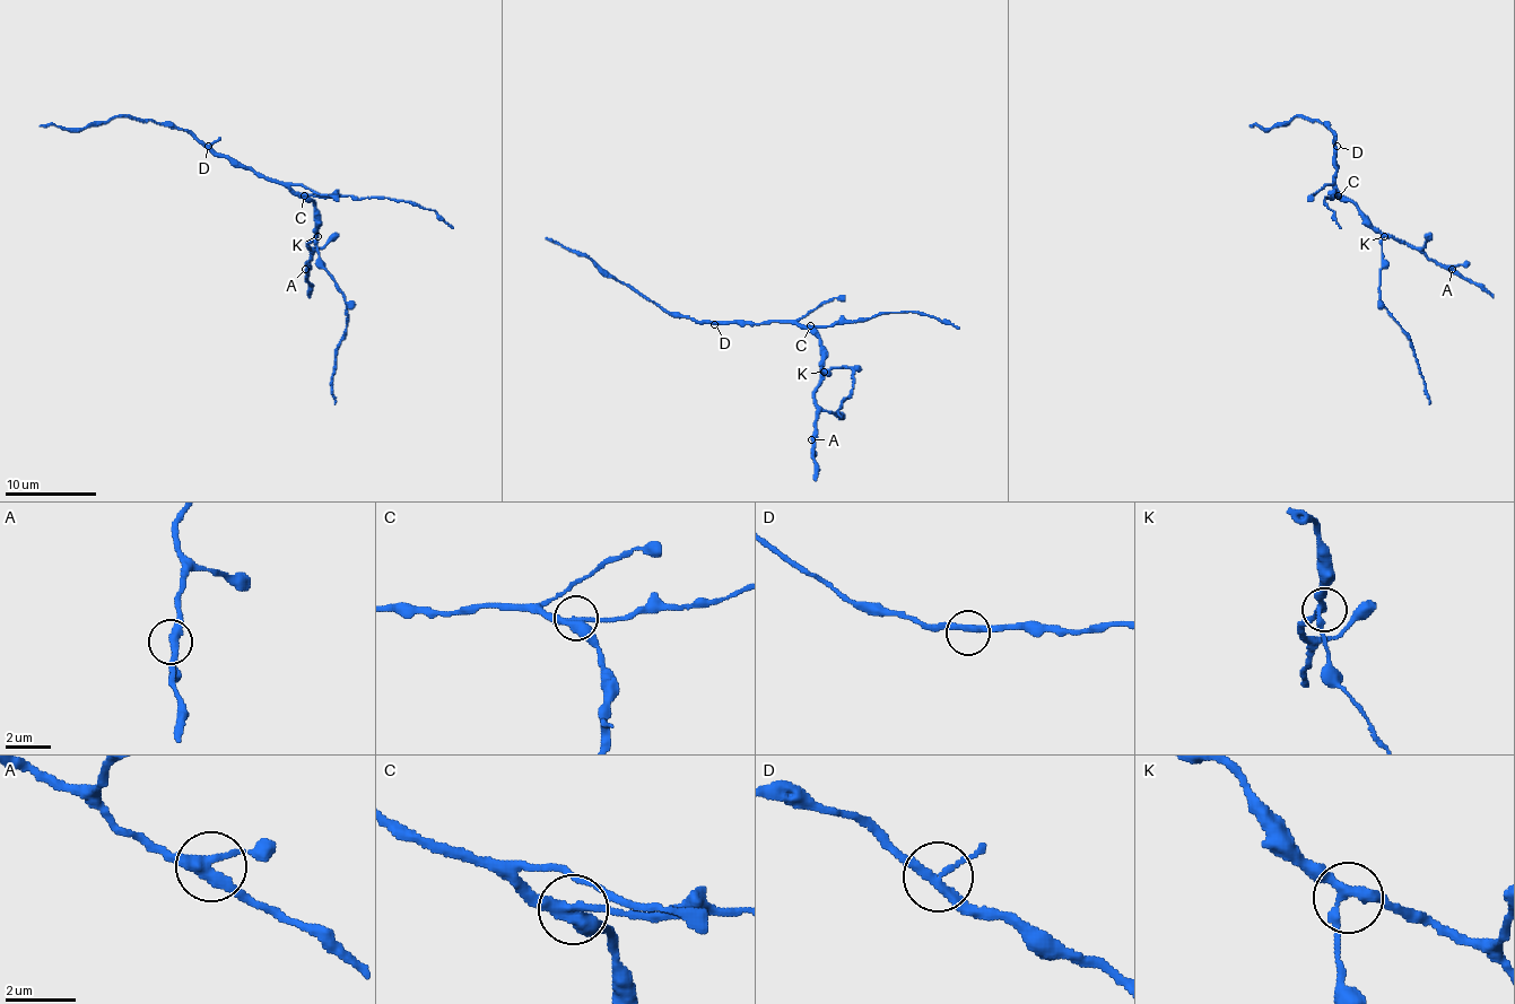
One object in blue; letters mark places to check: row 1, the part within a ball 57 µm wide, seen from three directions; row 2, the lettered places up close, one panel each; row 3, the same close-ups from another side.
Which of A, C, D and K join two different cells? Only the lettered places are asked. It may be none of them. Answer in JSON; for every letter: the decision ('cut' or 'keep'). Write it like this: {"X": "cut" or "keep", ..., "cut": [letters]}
{"A": "keep", "C": "cut", "D": "keep", "K": "keep", "cut": ["C"]}

